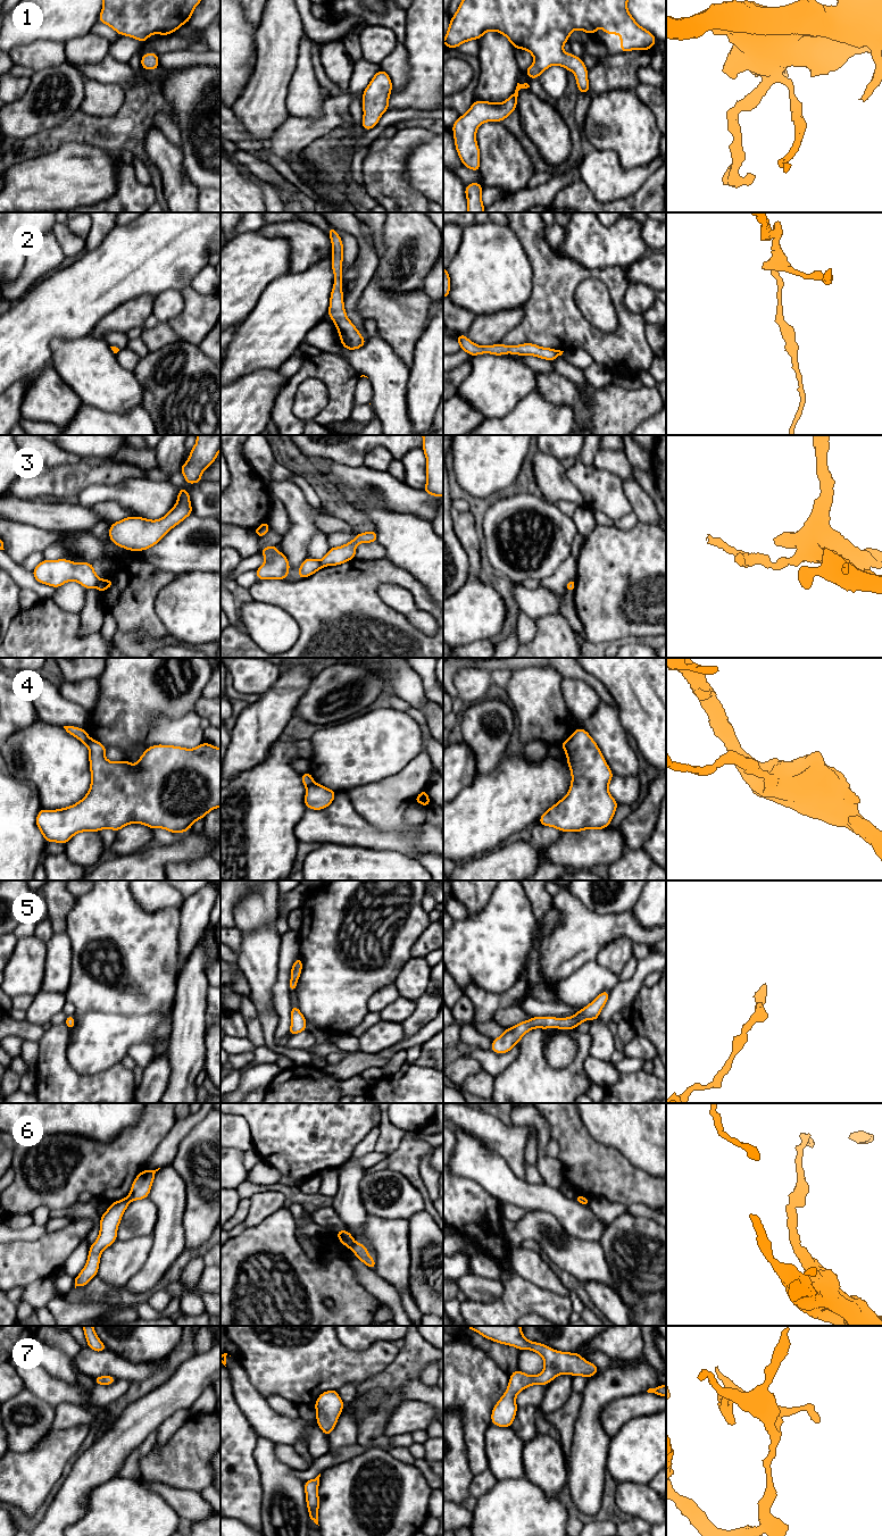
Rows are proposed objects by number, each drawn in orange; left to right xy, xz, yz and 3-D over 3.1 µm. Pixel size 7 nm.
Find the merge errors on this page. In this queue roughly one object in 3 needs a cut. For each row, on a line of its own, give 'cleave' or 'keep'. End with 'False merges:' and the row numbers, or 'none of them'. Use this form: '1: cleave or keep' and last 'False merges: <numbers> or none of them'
1: keep
2: keep
3: cleave
4: cleave
5: keep
6: cleave
7: keep
False merges: 3, 4, 6

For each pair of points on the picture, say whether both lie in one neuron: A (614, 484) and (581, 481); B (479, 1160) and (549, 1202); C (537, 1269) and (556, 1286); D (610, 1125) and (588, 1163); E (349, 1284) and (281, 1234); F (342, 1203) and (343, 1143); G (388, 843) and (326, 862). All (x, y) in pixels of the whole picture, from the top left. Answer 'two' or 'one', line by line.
A: one
B: one
C: one
D: two
E: one
F: two
G: two

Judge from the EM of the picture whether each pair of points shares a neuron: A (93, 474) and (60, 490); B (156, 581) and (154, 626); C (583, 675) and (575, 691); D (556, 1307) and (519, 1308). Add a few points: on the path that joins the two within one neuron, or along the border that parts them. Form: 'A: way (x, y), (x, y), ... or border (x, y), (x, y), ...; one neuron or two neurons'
A: way (85, 475), (68, 482); one neuron
B: way (147, 592), (147, 615); one neuron
C: border (563, 677), (580, 679), (587, 683), (600, 699); two neurons
D: way (547, 1307), (529, 1307); one neuron

